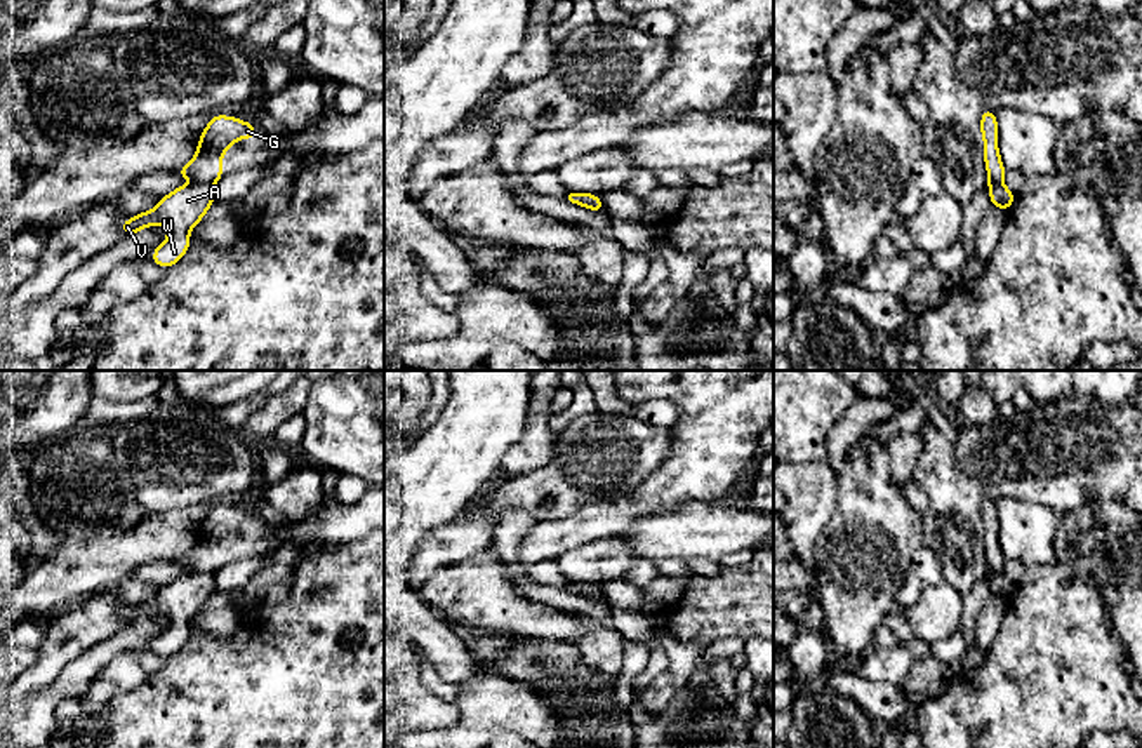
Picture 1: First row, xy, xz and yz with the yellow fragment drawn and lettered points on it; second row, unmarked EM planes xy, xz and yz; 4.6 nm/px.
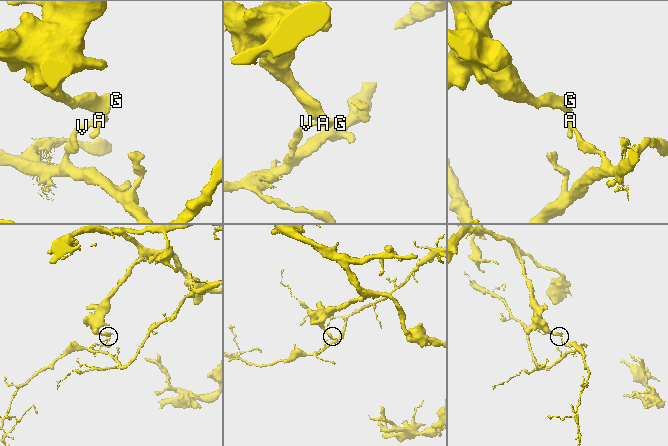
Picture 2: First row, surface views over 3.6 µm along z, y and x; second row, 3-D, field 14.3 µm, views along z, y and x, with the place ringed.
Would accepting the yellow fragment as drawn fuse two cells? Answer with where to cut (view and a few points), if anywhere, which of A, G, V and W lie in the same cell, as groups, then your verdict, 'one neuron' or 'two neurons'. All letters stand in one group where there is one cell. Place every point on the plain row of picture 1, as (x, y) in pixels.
xy (199, 571), (212, 574) | A V W / G | two neurons

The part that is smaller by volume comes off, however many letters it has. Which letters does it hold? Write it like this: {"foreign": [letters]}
{"foreign": ["A", "V", "W"]}

